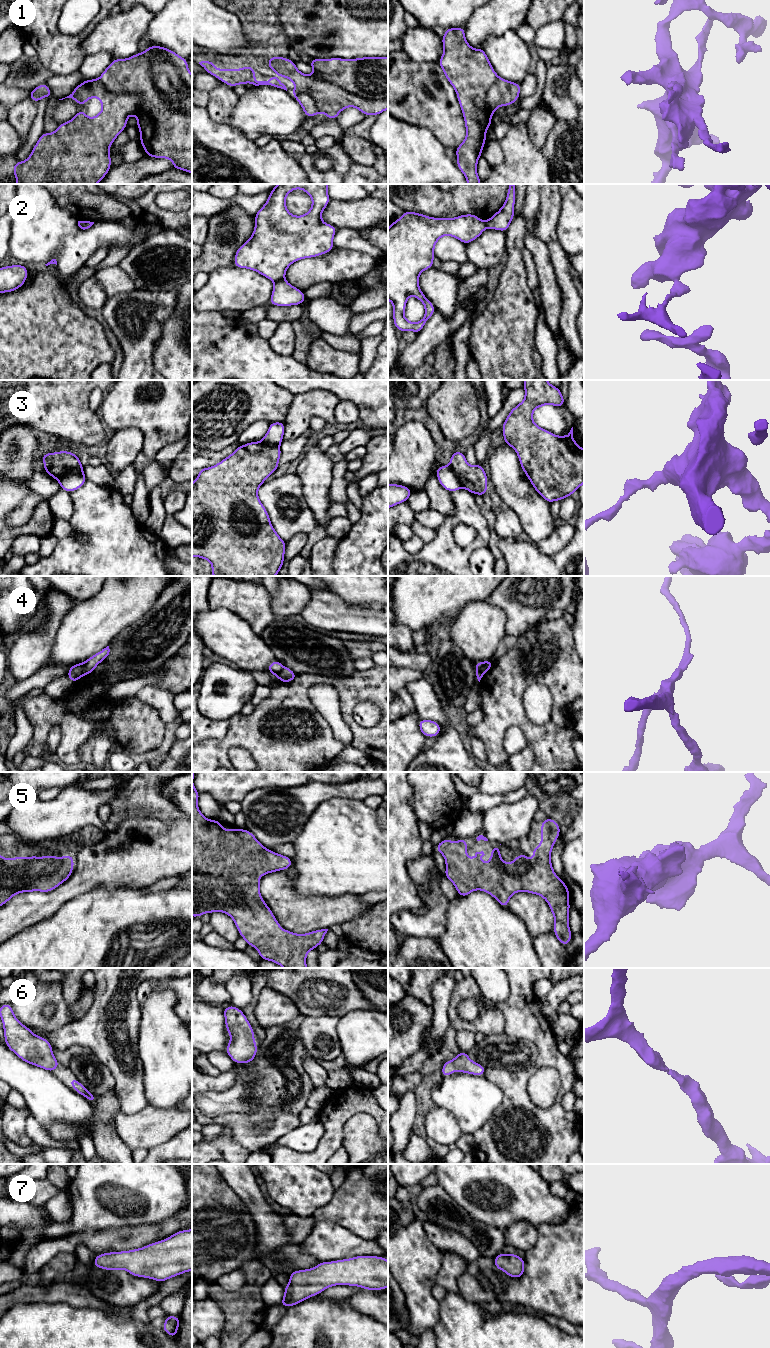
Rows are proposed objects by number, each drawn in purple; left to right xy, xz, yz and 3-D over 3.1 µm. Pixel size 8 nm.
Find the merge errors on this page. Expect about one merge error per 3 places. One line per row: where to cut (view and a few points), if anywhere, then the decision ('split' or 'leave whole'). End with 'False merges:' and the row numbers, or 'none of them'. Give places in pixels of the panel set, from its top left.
1: xz (311, 75), (336, 84), (359, 96), (373, 99), (387, 98) | split
2: xz (283, 278), (274, 282) | split
3: xy (82, 469), (70, 470), (58, 480) | split
4: xy (83, 663), (85, 673) | split
5: no cut | leave whole
6: no cut | leave whole
7: no cut | leave whole
False merges: 1, 2, 3, 4

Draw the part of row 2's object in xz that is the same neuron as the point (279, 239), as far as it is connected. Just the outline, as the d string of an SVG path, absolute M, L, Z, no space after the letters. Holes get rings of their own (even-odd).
M278 184L272 190L264 206L255 214L255 228L250 239L235 253L234 267L254 270L264 277L278 282L284 279L288 267L304 258L329 253L337 228L324 223L321 215L329 204L329 184ZM295 189L308 193L312 199L311 209L302 216L292 215L286 208L286 196Z

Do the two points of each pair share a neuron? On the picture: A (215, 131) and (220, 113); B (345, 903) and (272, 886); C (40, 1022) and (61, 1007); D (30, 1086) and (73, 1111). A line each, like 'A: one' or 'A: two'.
A: two
B: one
C: one
D: one

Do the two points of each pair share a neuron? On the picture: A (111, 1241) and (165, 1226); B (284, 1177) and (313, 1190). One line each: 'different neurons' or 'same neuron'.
A: same neuron
B: same neuron

